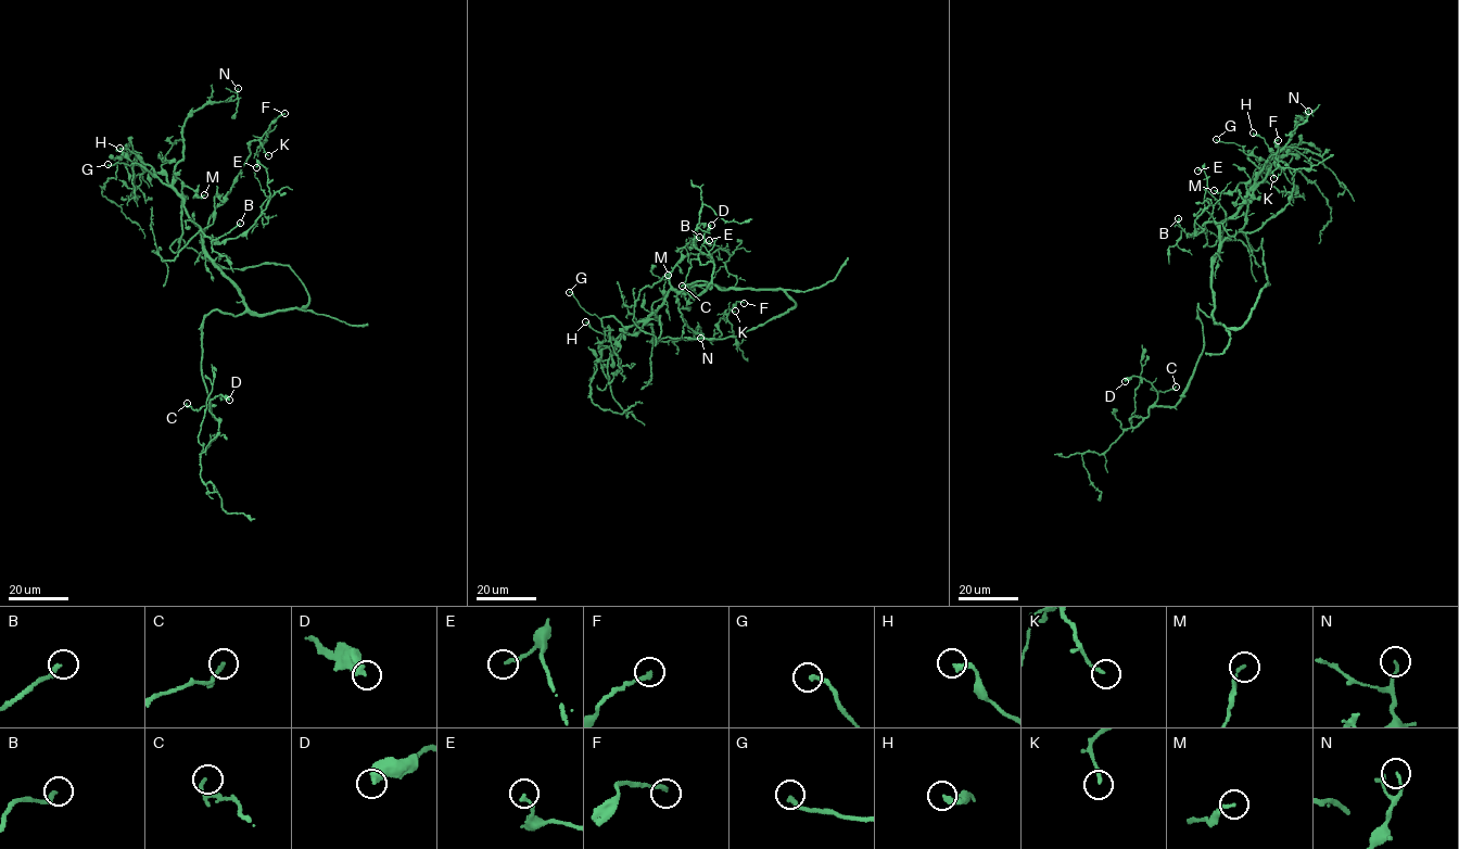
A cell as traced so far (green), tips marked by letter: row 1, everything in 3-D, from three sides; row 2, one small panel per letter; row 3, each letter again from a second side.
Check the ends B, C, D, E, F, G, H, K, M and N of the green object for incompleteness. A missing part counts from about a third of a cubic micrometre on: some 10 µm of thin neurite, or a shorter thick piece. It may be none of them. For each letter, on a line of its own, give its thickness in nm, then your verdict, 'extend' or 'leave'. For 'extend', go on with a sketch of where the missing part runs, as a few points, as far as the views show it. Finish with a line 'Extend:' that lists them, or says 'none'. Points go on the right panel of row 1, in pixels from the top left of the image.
B: 200 nm thick; leave
C: 160 nm thick; leave
D: 440 nm thick; leave
E: 160 nm thick; leave
F: 180 nm thick; leave
G: 190 nm thick; extend
H: 280 nm thick; leave
K: 150 nm thick; leave
M: 140 nm thick; leave
N: 110 nm thick; leave
Extend: G

